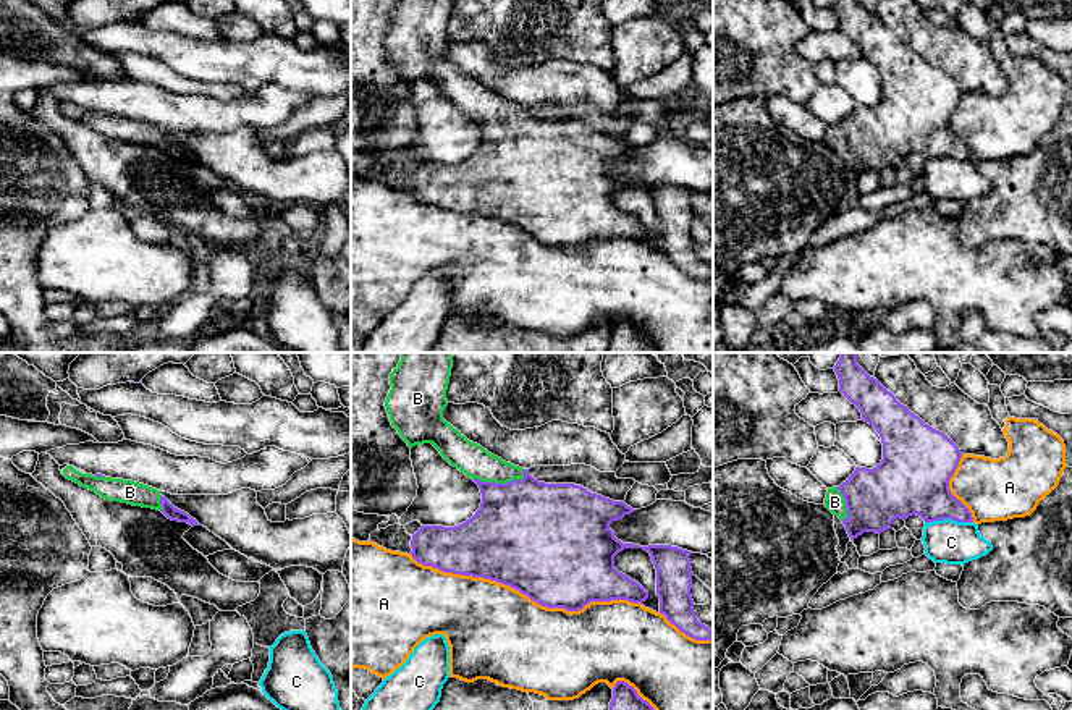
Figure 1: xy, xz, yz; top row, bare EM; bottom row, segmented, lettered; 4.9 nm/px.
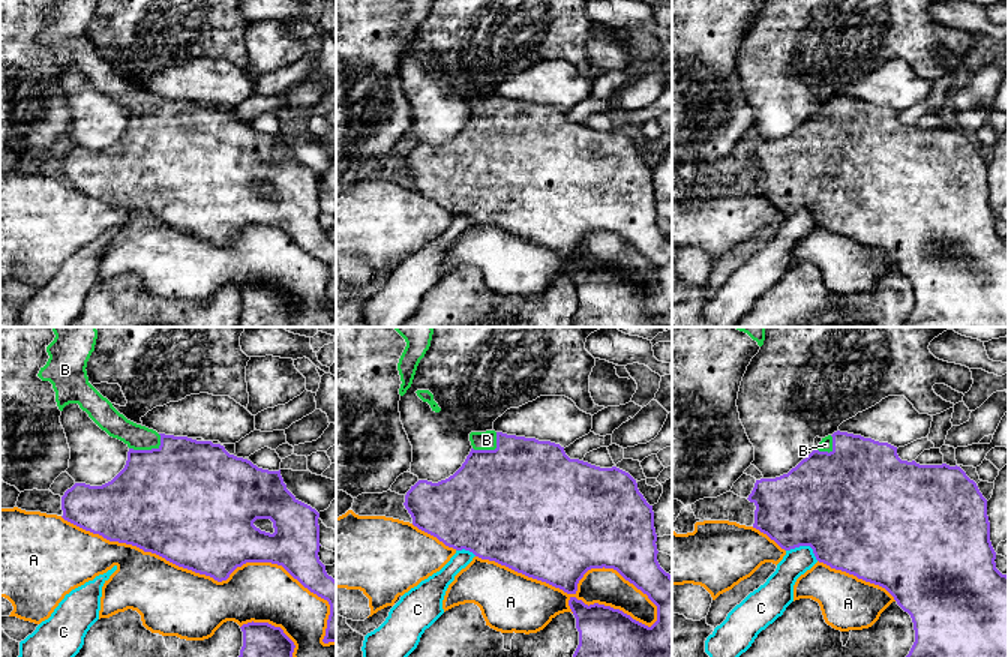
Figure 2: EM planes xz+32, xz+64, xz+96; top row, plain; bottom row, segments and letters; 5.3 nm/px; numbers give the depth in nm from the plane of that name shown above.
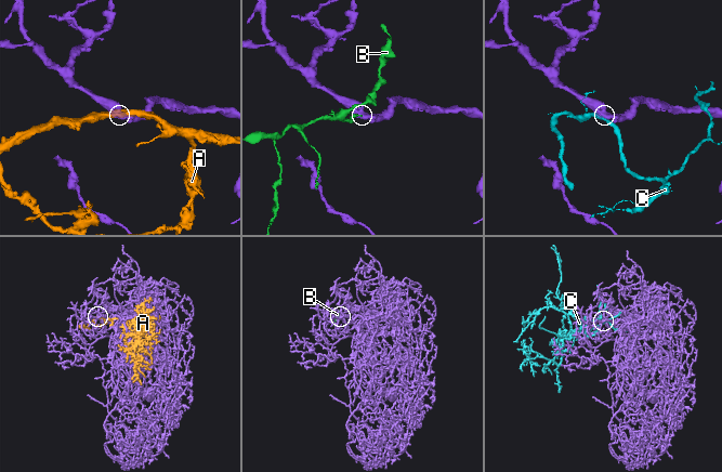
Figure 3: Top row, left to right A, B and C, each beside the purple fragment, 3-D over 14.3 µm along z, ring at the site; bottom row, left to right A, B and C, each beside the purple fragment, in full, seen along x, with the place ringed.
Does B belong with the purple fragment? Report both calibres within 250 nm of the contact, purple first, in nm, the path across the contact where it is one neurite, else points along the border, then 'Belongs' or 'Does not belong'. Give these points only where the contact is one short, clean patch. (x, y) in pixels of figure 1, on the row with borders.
Thickness 480 nm (purple) against 160 nm. Path across: xz (524, 528), (500, 484), (472, 460). Belongs

